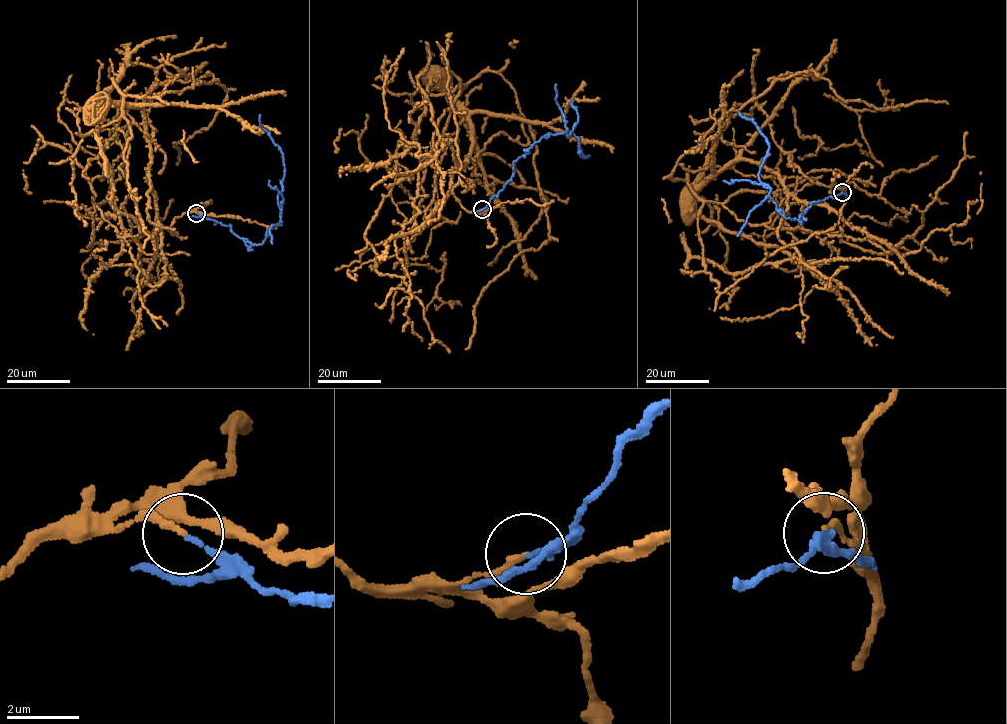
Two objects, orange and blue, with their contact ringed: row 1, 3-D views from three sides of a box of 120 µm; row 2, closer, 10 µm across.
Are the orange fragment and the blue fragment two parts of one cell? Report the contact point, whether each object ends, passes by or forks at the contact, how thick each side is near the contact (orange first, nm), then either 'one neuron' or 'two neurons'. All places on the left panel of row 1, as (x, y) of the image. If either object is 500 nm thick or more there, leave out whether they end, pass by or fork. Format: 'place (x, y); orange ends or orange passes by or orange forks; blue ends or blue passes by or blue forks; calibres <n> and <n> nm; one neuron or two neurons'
place (196, 213); orange ends; blue ends; calibres 190 and 130 nm; two neurons

